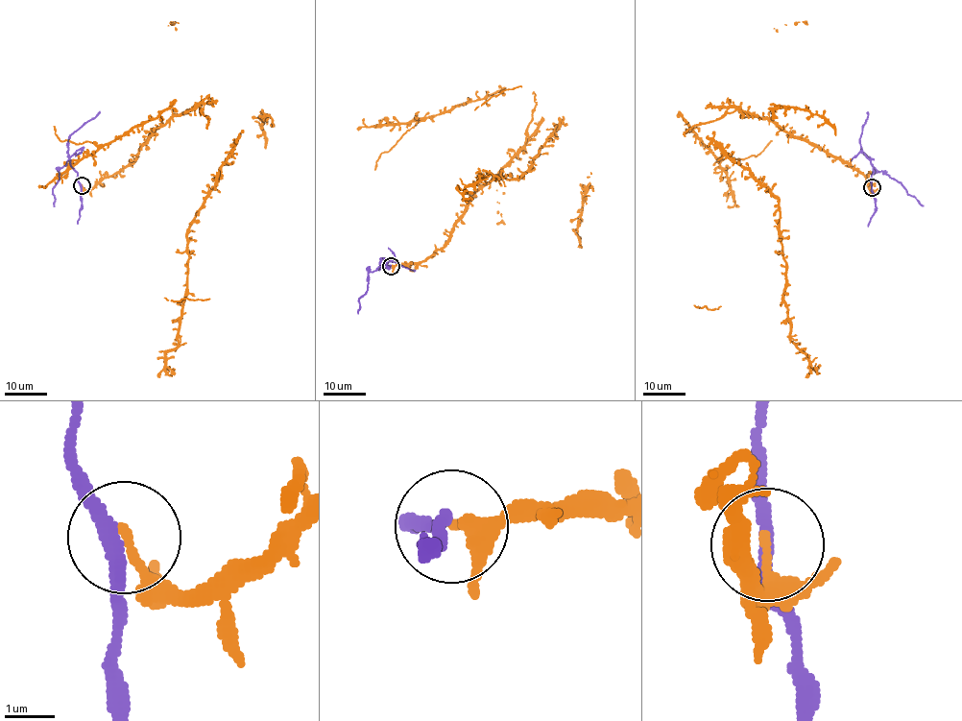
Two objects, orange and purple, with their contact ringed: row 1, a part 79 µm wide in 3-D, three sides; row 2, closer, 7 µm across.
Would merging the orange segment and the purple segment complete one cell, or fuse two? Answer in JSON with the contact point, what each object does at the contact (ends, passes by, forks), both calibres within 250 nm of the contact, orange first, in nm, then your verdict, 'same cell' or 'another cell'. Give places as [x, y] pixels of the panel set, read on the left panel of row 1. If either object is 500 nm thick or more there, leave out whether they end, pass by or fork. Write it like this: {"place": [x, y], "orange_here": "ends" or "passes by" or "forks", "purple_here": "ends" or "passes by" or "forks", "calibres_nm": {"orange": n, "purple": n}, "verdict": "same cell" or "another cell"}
{"place": [82, 185], "orange_here": "ends", "purple_here": "passes by", "calibres_nm": {"orange": 180, "purple": 240}, "verdict": "another cell"}

